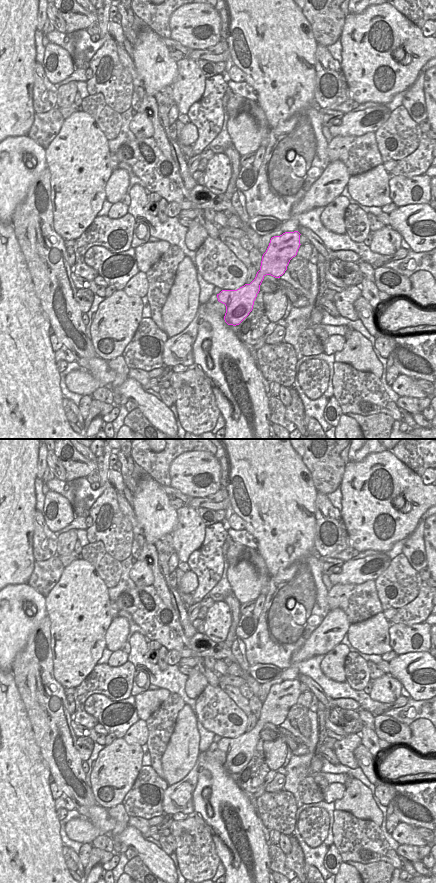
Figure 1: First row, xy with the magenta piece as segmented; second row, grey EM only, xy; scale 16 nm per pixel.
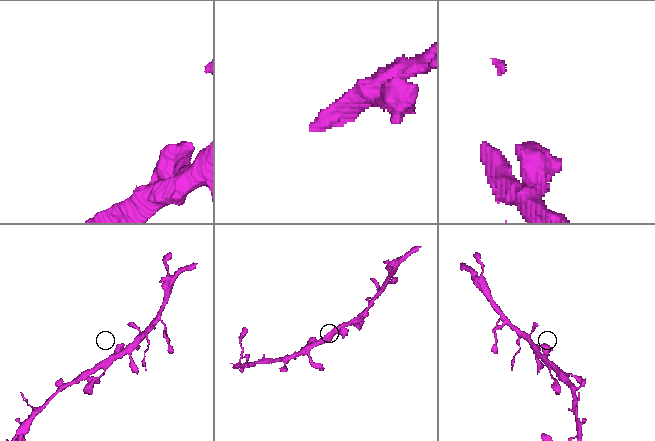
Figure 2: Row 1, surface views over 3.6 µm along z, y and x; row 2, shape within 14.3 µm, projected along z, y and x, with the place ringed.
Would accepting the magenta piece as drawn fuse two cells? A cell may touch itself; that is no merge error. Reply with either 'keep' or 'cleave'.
keep

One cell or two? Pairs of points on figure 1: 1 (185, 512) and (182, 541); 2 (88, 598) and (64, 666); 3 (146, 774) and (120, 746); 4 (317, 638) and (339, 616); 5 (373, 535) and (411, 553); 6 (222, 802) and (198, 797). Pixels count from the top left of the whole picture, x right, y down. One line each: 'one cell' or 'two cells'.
1: one cell
2: one cell
3: two cells
4: one cell
5: two cells
6: one cell

